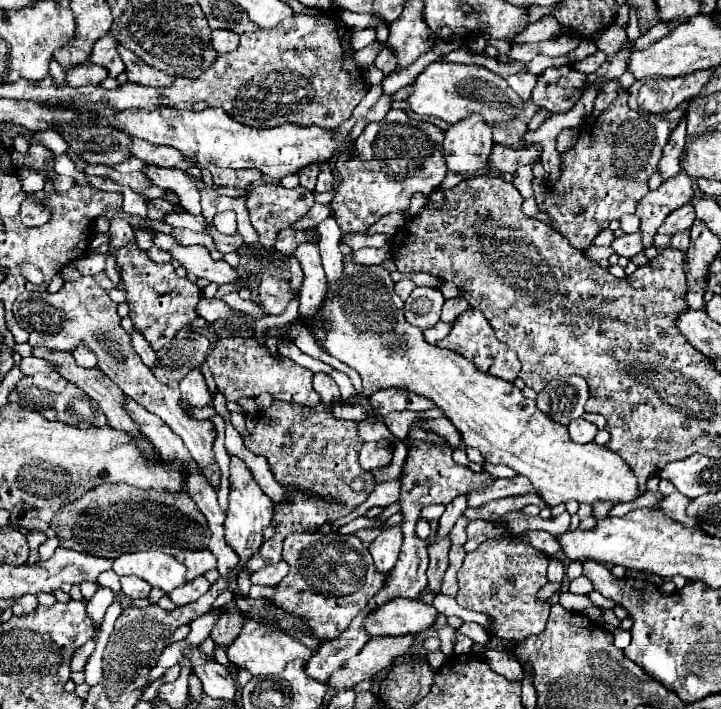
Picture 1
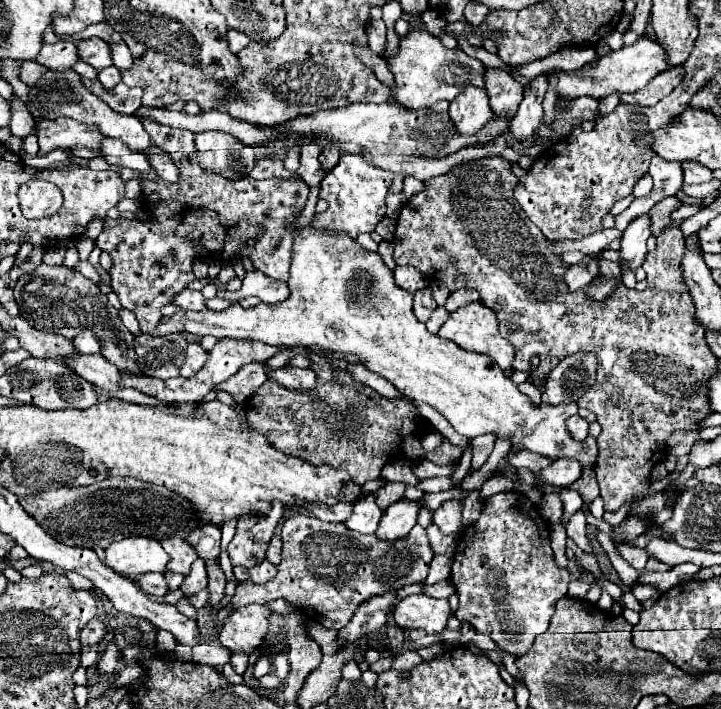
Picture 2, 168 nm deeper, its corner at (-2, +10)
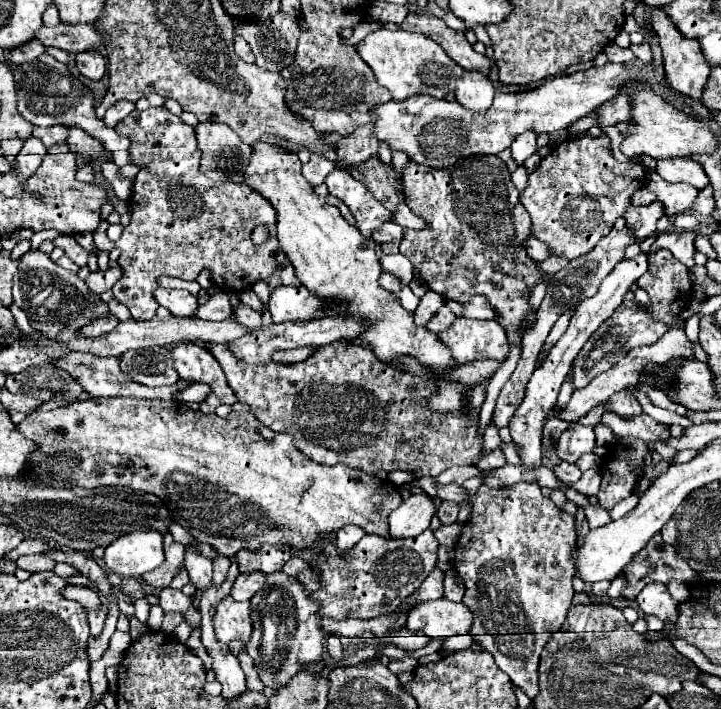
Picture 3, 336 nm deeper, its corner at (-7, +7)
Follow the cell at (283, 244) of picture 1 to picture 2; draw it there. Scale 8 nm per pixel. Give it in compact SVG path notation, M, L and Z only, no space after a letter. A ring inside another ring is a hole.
M340 156L338 164L326 172L320 182L320 196L328 200L328 210L316 214L314 224L330 230L344 230L352 238L358 238L362 232L374 232L376 224L386 216L386 192L392 184L394 174L374 168L360 156Z

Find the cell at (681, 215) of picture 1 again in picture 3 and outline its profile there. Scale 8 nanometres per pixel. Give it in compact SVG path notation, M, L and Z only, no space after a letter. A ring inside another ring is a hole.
M653 201L649 205L641 205L641 207L635 207L631 205L627 211L625 211L625 219L627 219L627 225L635 231L635 237L637 239L645 239L653 233L657 233L657 219L665 213L665 207L661 201Z

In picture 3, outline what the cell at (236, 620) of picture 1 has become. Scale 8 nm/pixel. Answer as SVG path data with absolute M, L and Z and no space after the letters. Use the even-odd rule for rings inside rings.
M223 555L213 561L213 585L215 587L219 587L225 581L229 565L231 565L231 559L229 557L223 557Z

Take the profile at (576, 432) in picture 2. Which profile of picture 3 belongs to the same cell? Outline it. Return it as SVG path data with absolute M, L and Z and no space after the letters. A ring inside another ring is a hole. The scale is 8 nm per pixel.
M571 423L571 427L561 433L561 439L557 445L557 455L563 461L575 463L579 459L579 455L591 453L593 447L595 447L593 427L587 427L581 423Z

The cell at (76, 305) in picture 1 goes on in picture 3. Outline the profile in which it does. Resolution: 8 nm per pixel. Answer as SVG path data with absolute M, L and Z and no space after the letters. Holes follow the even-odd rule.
M29 251L21 257L13 283L13 299L15 305L27 313L31 327L41 331L43 335L49 335L51 339L59 337L63 329L77 331L77 323L91 323L109 315L107 303L101 301L97 293L89 291L85 281L53 263L49 255L41 251Z

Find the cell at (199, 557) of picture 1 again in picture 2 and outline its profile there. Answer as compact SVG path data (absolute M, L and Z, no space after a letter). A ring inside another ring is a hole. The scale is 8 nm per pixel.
M172 536L172 538L162 540L162 548L170 556L170 564L166 568L170 572L180 572L184 576L190 572L192 562L198 558L196 550L190 544L186 544L182 538L178 538L178 536Z

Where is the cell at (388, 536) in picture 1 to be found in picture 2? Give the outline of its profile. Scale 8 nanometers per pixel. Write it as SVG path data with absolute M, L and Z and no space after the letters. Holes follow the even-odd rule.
M398 500L390 508L384 510L376 536L380 540L400 540L414 528L416 518L418 518L420 504L416 500Z

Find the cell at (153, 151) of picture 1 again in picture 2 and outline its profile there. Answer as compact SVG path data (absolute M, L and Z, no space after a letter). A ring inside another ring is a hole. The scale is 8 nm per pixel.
M70 68L66 72L48 70L46 76L42 76L42 80L38 80L38 84L30 86L26 108L28 108L28 112L34 118L46 118L46 120L72 118L72 120L82 120L82 124L94 124L104 136L122 140L134 152L142 152L144 154L144 152L150 152L150 148L152 148L150 136L148 136L148 132L144 130L144 126L142 126L142 122L138 118L114 112L106 102L98 100L98 96L94 96L82 84L82 76L76 74Z

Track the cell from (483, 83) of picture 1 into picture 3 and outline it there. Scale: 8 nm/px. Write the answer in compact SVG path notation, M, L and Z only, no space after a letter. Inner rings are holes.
M379 29L369 33L359 45L357 51L361 59L373 69L377 83L387 87L391 91L393 101L401 103L415 95L431 95L437 99L445 99L447 93L455 89L455 81L465 73L461 65L457 65L445 51L439 47L439 43L409 31L387 31Z

